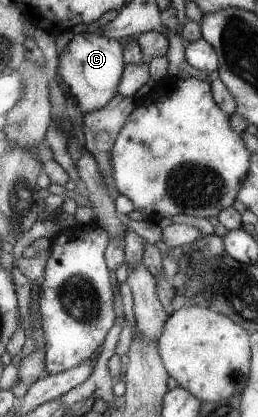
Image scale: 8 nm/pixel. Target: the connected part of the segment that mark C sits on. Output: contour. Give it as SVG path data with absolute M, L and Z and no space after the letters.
M85 31L72 36L58 56L58 72L67 86L68 96L73 98L81 114L106 107L117 94L117 84L124 72L123 45L117 39L105 38L96 31Z

